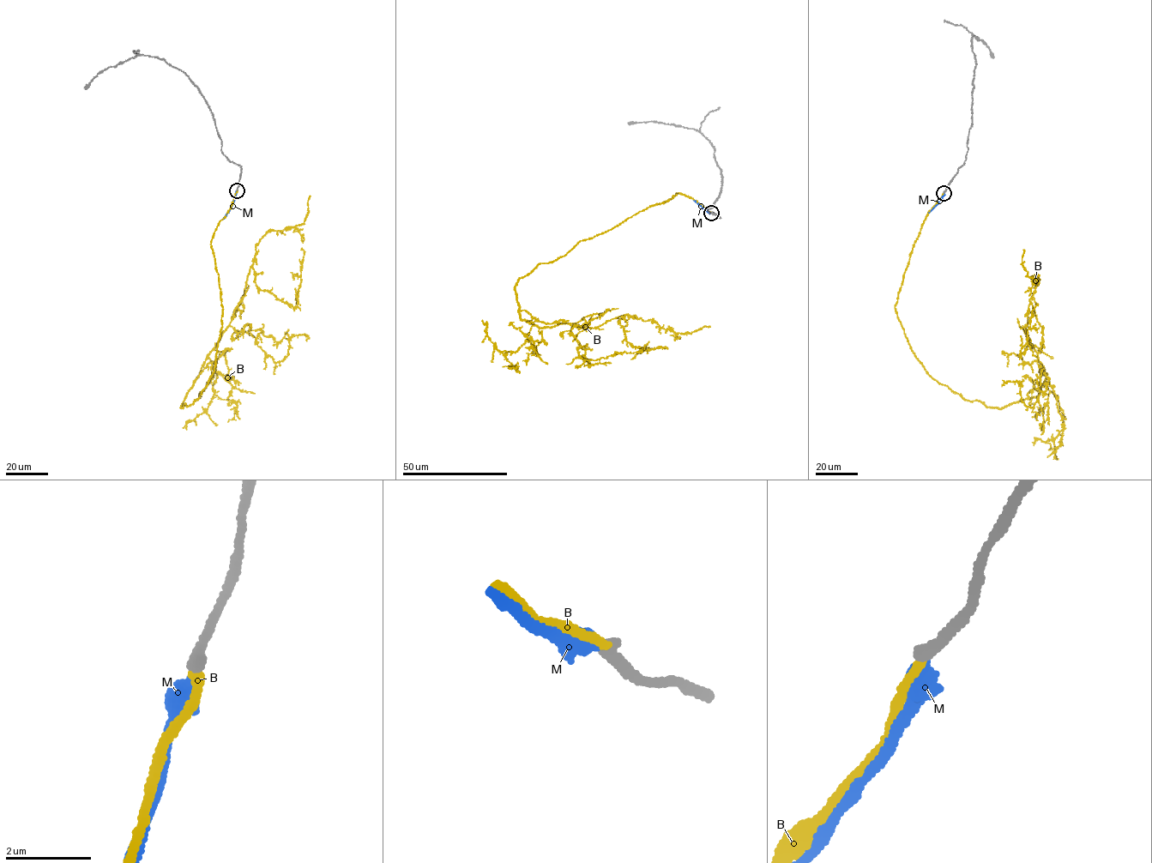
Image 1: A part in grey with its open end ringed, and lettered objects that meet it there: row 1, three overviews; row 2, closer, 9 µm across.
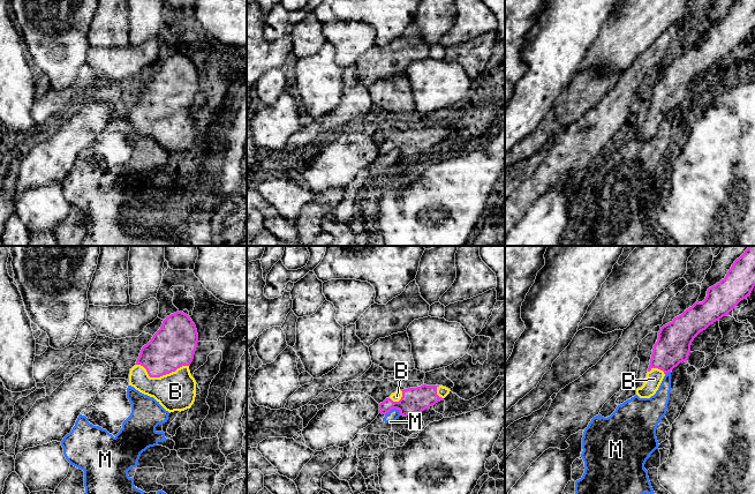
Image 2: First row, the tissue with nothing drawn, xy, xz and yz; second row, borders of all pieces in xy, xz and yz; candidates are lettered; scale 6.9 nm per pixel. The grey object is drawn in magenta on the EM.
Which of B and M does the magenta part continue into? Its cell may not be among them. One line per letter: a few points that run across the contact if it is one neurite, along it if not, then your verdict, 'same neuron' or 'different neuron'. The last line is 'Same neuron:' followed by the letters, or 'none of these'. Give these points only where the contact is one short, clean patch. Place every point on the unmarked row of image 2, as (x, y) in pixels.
B: line xy (173, 87), (164, 103), (161, 117), (175, 133); same neuron
M: line xz (400, 152), (391, 150), (385, 156); different neuron
Same neuron: B

